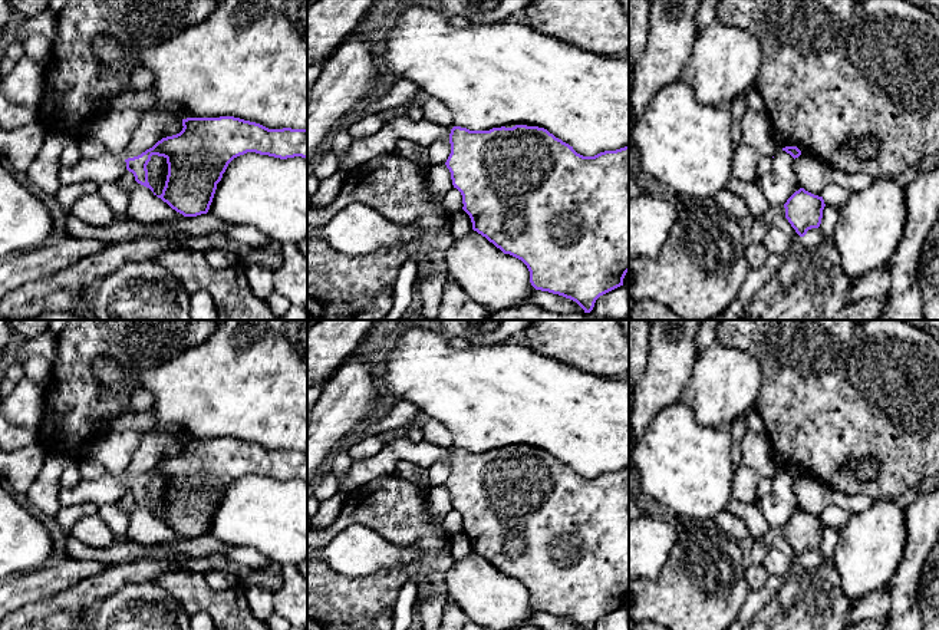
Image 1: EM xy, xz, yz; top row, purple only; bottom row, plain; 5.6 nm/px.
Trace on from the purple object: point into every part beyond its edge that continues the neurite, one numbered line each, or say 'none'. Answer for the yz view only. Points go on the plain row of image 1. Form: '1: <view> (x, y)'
none

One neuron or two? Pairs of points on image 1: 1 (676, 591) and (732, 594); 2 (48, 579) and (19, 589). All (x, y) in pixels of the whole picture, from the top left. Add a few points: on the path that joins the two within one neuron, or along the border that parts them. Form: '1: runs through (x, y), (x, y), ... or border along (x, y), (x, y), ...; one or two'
1: runs through (691, 591), (718, 589); one
2: runs through (40, 584), (26, 589); one

